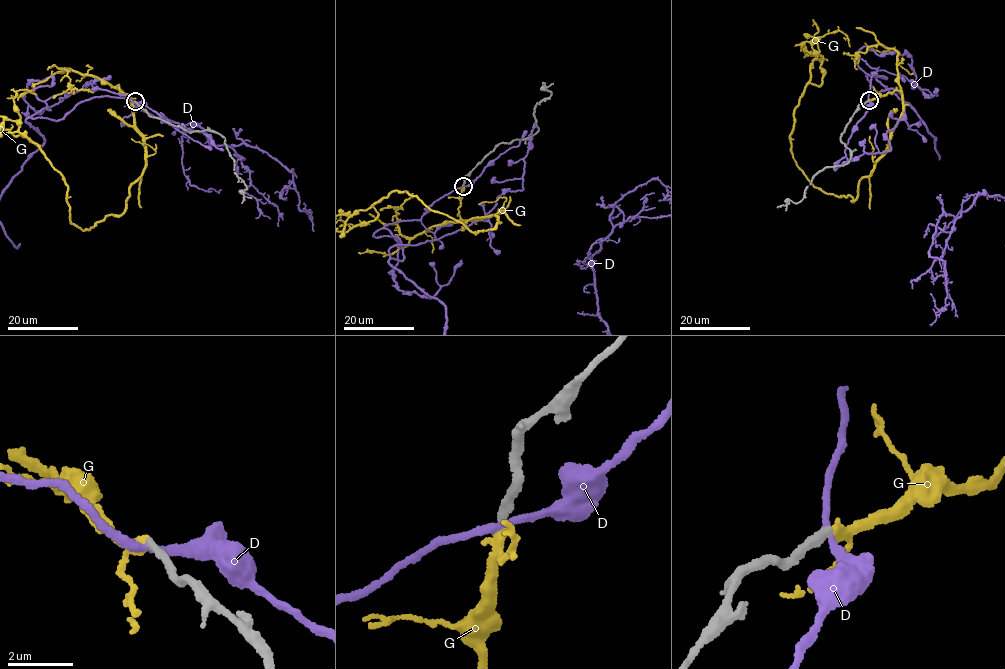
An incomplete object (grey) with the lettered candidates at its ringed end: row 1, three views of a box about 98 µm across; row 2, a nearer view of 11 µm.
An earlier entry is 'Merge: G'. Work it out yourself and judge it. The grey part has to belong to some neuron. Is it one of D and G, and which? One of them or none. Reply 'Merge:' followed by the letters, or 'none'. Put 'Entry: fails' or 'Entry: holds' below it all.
Merge: G
Entry: holds

